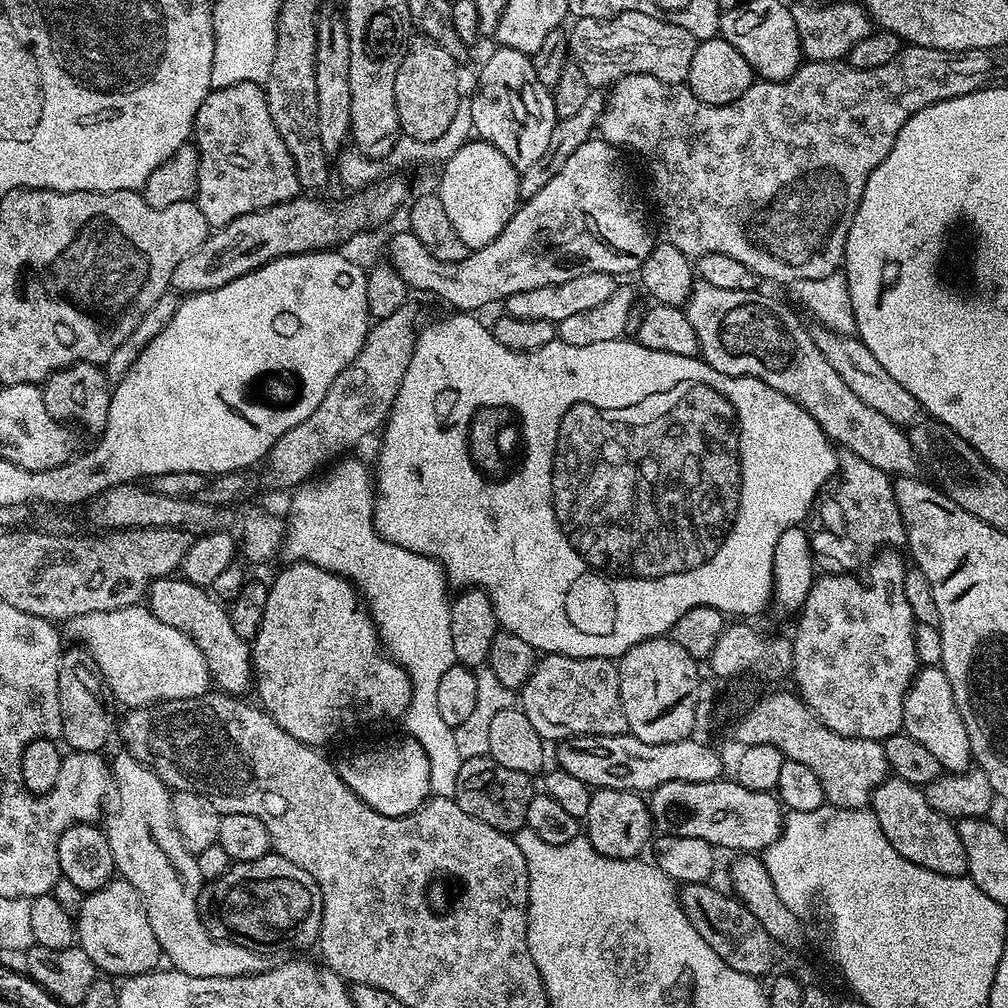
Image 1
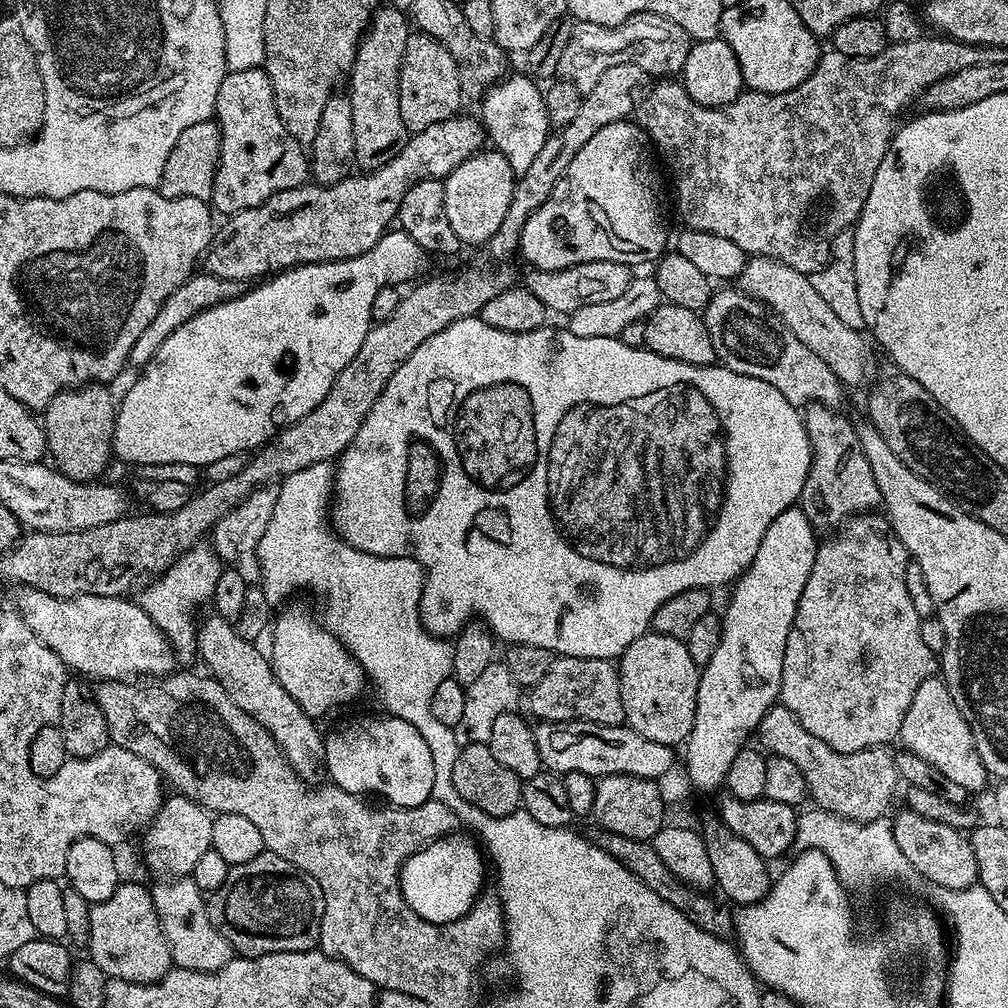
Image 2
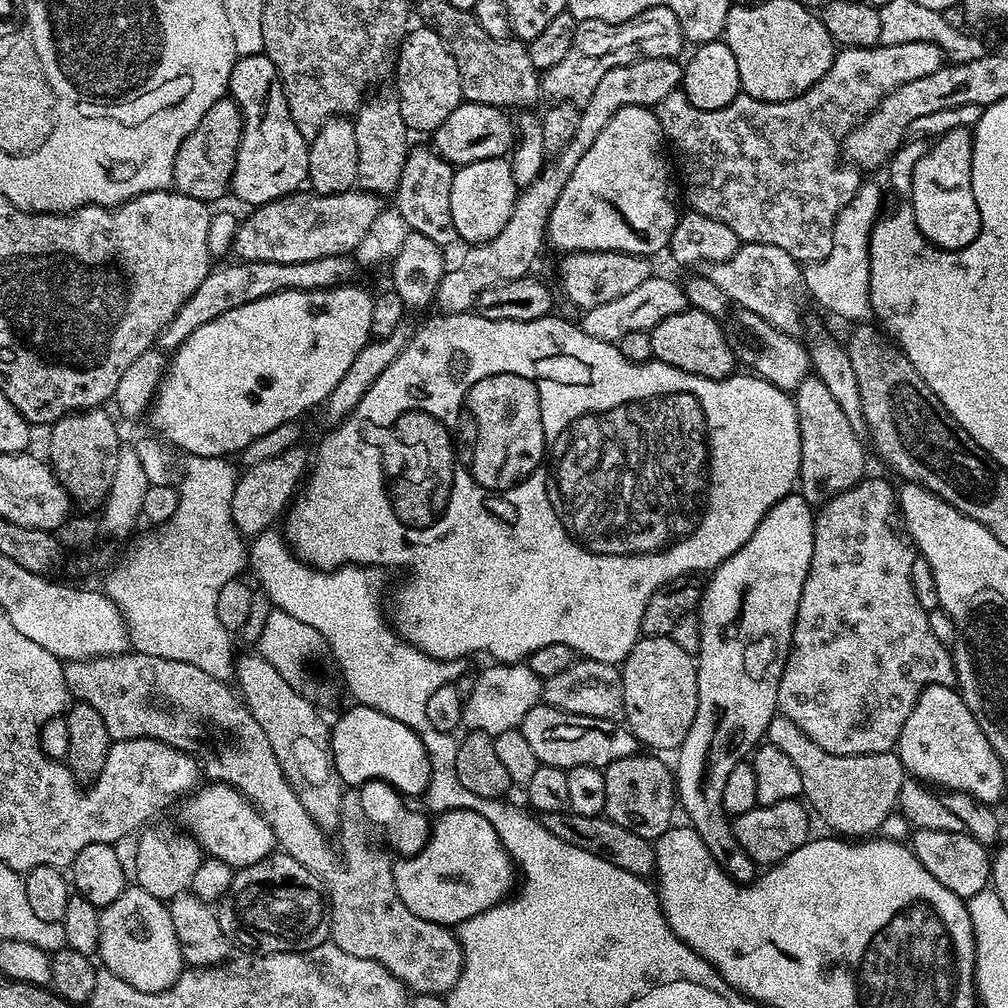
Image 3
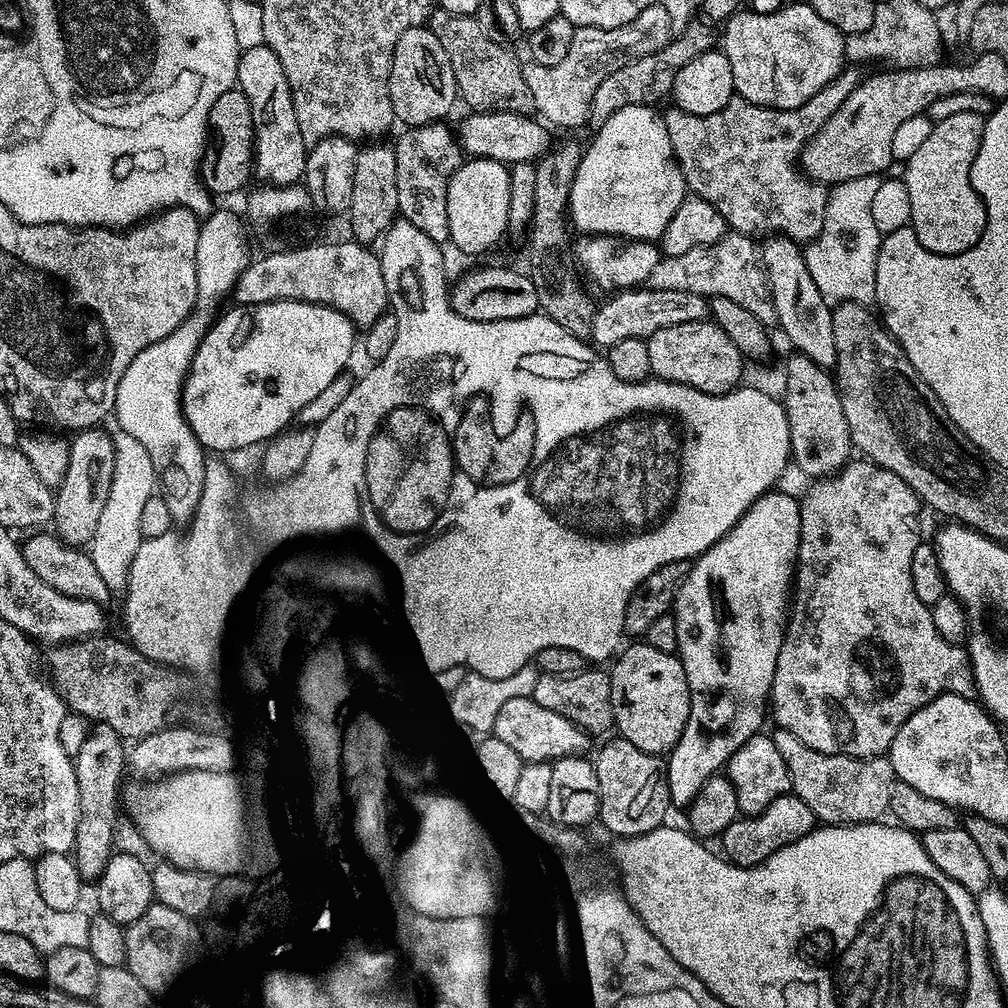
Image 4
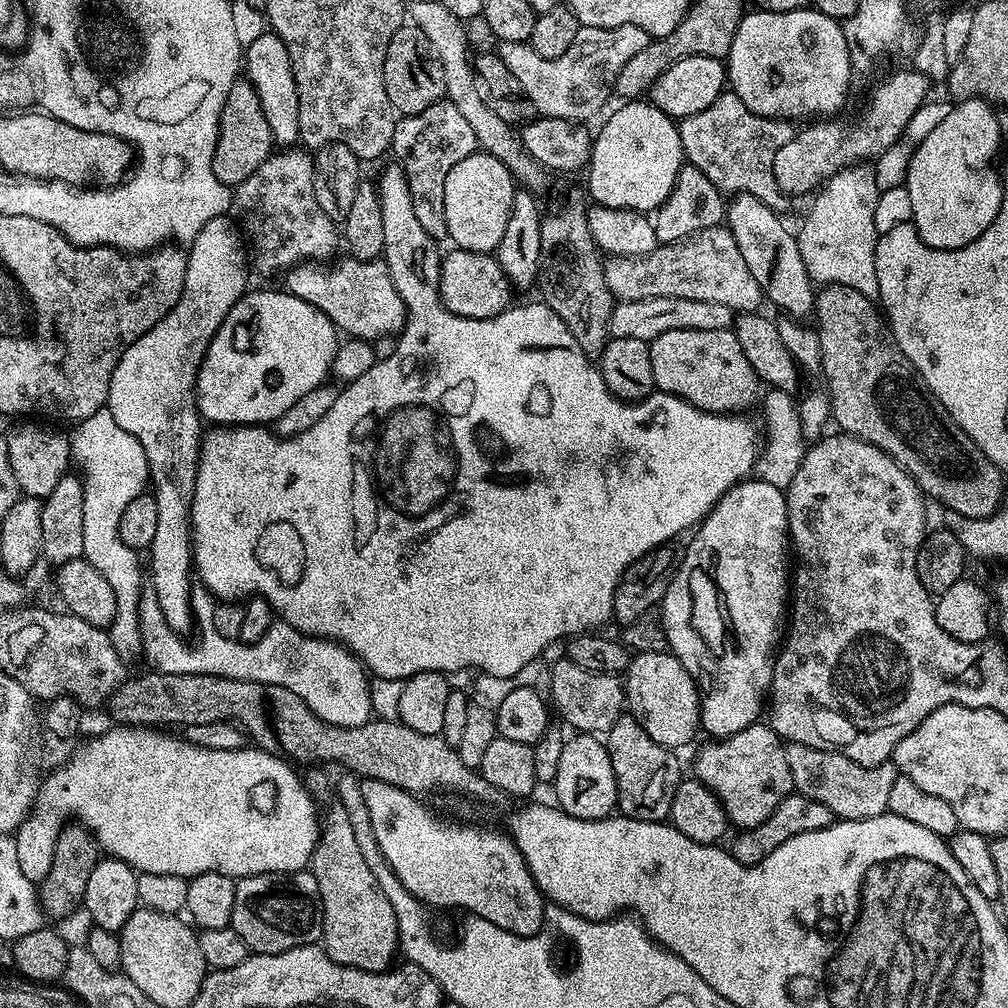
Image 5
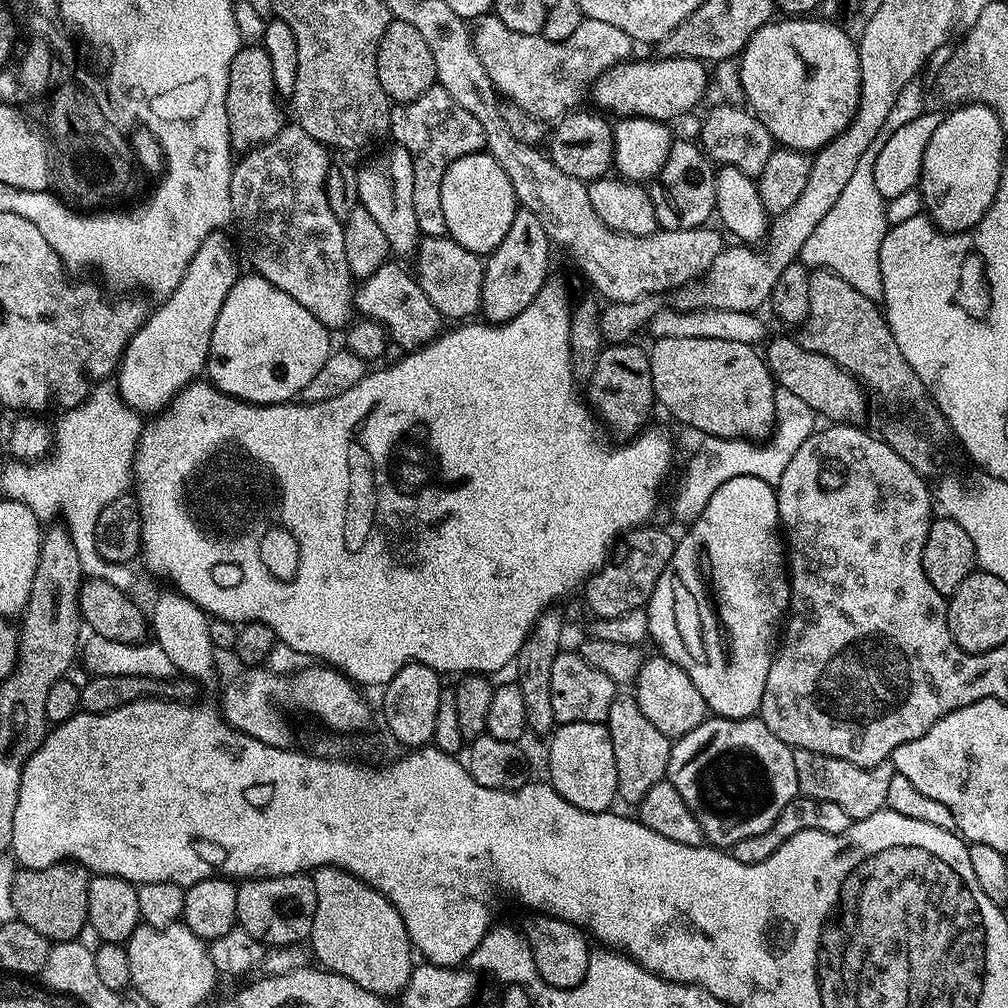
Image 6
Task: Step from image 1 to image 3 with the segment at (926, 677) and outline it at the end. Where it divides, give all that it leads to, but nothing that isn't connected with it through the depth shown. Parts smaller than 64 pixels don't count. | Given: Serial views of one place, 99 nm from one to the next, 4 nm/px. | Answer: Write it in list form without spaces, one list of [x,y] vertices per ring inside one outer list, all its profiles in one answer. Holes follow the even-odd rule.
[[[931,684],[920,695],[914,710],[910,710],[910,718],[906,718],[906,726],[902,726],[895,751],[904,764],[905,773],[937,789],[965,792],[993,806],[999,805],[1004,796],[1005,765],[955,687]]]

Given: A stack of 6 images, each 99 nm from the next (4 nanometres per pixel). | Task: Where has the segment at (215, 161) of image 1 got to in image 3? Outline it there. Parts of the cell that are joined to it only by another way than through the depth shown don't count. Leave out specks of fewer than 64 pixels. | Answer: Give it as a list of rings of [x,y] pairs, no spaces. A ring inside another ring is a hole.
[[[263,52],[239,57],[228,79],[227,95],[240,107],[240,117],[244,120],[232,171],[231,195],[247,206],[259,206],[303,189],[308,178],[309,141],[298,134],[298,126],[290,118],[274,62]]]

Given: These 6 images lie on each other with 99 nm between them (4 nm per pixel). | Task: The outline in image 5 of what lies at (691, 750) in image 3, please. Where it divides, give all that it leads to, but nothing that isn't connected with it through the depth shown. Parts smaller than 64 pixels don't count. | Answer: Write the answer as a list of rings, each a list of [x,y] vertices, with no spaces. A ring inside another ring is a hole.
[[[759,478],[741,480],[712,507],[708,517],[695,529],[694,535],[696,537],[689,542],[688,549],[682,552],[682,559],[664,595],[662,623],[672,655],[680,659],[682,666],[686,666],[686,670],[696,679],[696,686],[700,689],[701,729],[705,733],[708,731],[709,737],[723,738],[738,734],[761,719],[760,707],[763,704],[765,707],[766,697],[772,686],[772,667],[776,665],[776,653],[782,640],[782,625],[786,620],[786,601],[790,596],[790,537],[788,535],[788,502],[785,493]]]

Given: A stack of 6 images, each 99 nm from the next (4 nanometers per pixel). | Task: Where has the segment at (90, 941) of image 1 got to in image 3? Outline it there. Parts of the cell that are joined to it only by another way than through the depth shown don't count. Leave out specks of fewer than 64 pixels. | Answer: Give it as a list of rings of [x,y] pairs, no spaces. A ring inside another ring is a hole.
[[[125,887],[124,892],[118,894],[118,898],[114,902],[110,902],[106,907],[100,909],[98,960],[106,971],[122,978],[122,982],[130,982],[130,986],[134,986],[134,990],[139,992],[165,992],[167,988],[171,988],[181,972],[185,971],[186,965],[184,949],[181,948],[178,934],[174,930],[174,922],[168,913],[168,904],[154,898],[154,894],[146,894],[146,890],[141,888]]]

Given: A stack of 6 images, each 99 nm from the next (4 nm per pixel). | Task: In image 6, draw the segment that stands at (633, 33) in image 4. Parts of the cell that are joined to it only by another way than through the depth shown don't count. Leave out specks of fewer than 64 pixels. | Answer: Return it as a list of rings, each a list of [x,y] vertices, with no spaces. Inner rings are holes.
[[[489,14],[475,25],[472,45],[476,48],[490,82],[505,101],[516,104],[535,119],[555,122],[573,111],[583,96],[585,99],[586,89],[595,84],[601,74],[633,55],[634,41],[628,37],[626,30],[617,30],[607,22],[585,18],[582,26],[570,34],[570,38],[562,42],[550,42],[542,34],[518,34],[518,30],[510,30],[510,26],[506,26],[495,14]]]

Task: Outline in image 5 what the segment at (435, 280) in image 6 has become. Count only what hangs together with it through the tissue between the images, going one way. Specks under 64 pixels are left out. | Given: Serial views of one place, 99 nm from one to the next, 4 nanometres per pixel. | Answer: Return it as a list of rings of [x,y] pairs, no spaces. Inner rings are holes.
[[[458,247],[451,251],[440,262],[440,300],[446,310],[475,320],[489,320],[505,312],[513,303],[514,289],[495,255]]]

